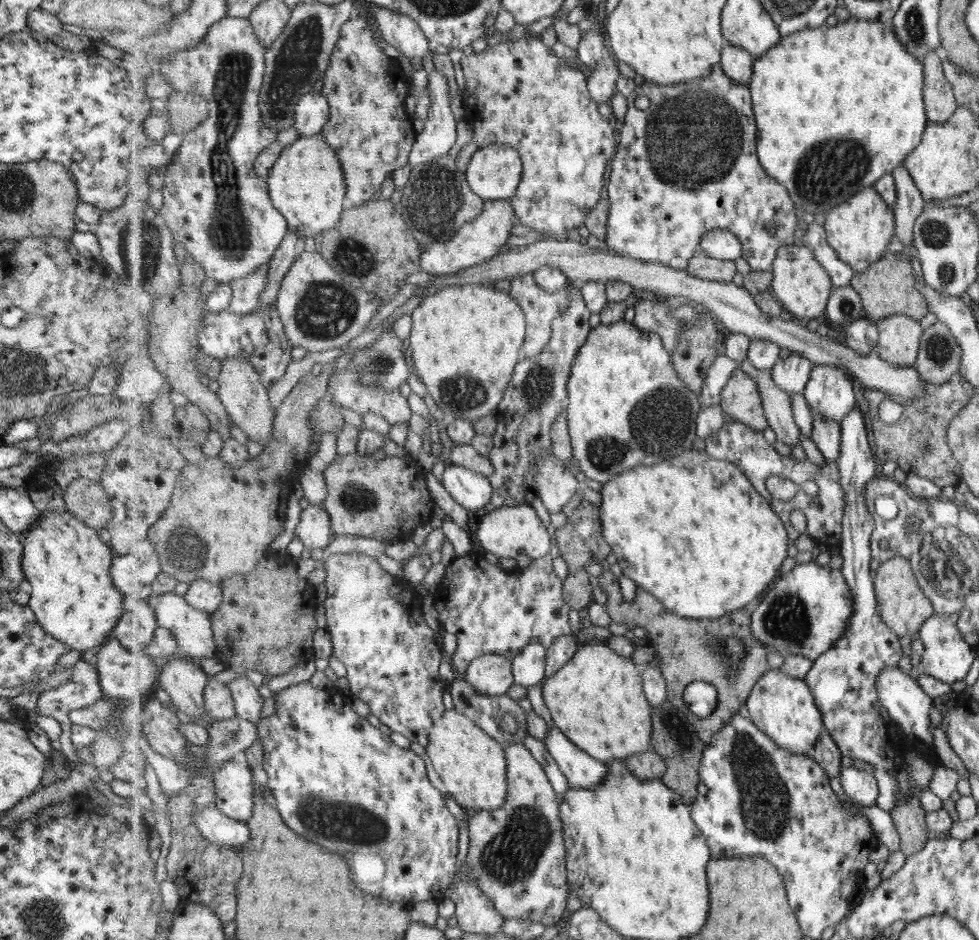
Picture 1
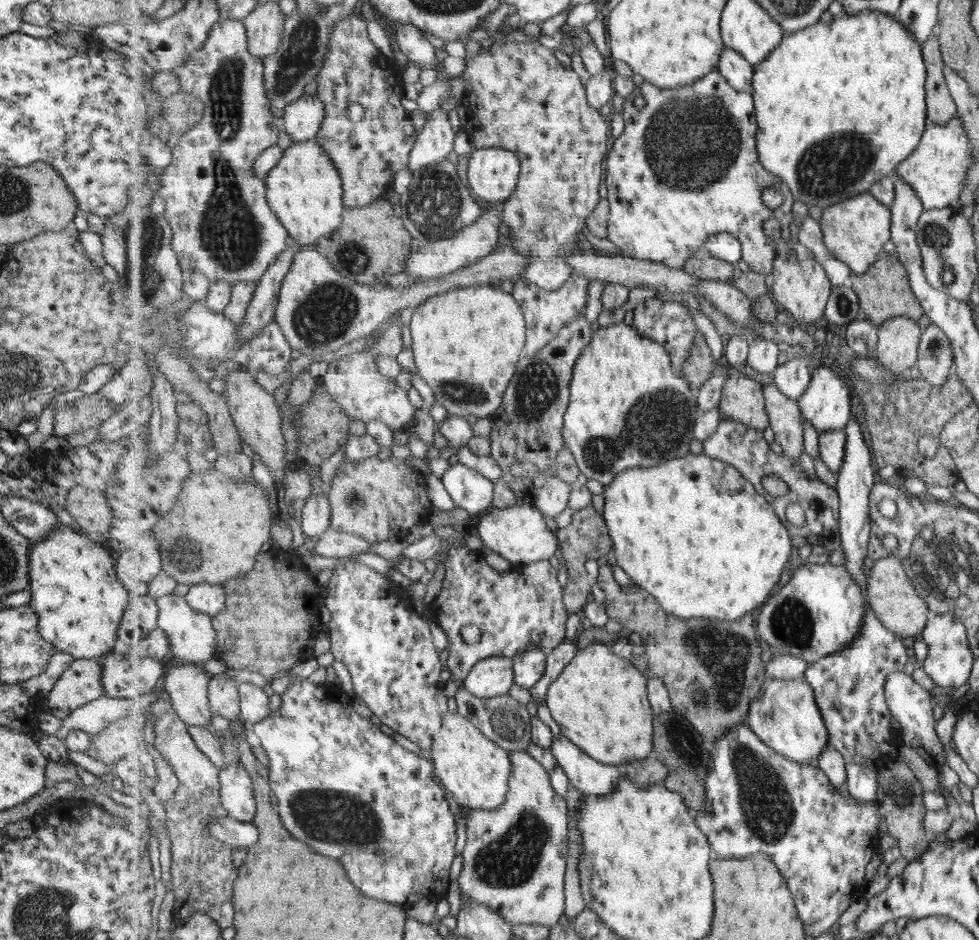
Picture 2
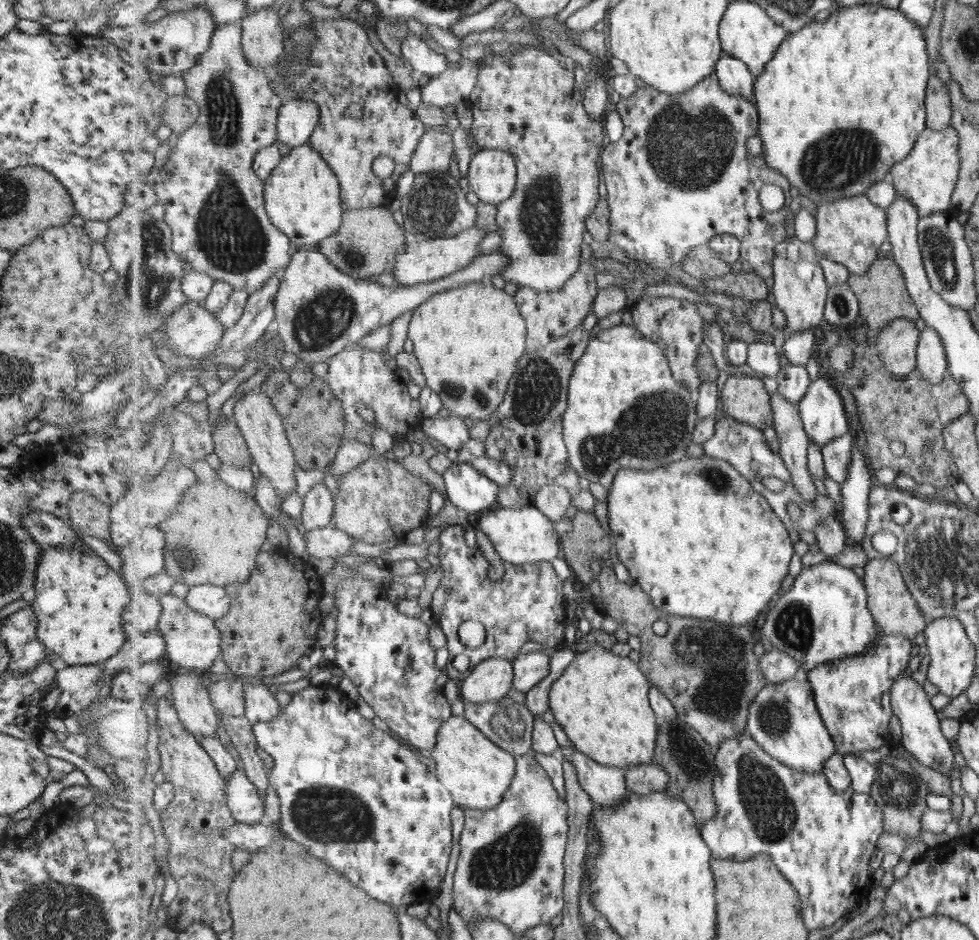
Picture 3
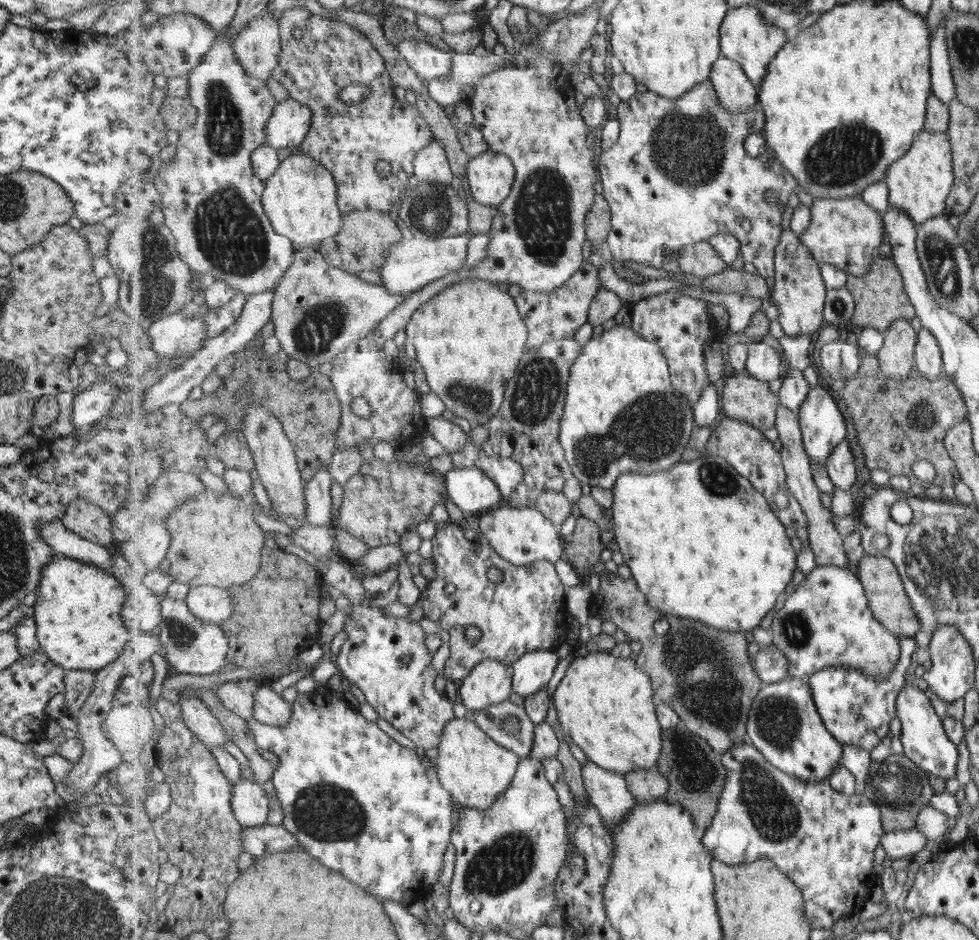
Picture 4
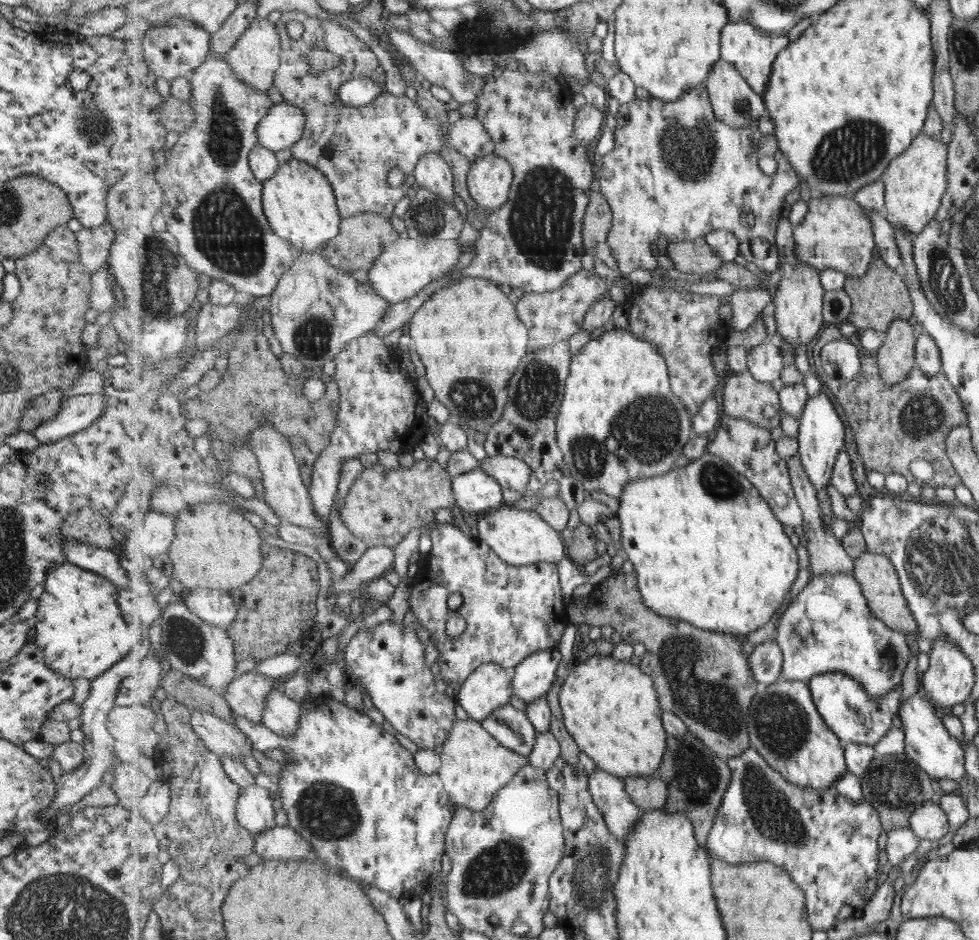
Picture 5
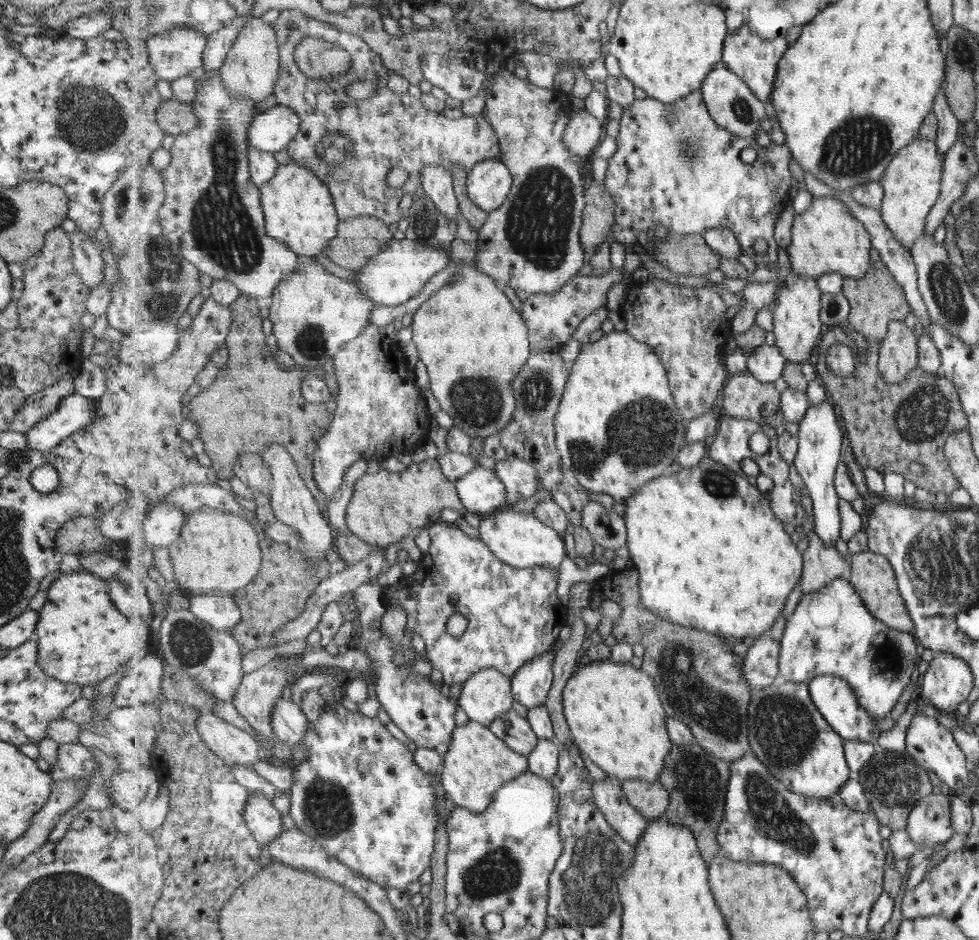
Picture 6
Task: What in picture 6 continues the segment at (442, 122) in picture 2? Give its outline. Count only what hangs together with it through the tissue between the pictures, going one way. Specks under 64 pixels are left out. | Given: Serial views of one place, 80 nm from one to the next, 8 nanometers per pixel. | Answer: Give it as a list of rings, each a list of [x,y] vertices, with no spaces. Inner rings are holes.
[[[429,163],[420,172],[422,189],[433,200],[437,208],[452,221],[456,221],[460,210],[460,202],[453,192],[453,176],[439,163]]]

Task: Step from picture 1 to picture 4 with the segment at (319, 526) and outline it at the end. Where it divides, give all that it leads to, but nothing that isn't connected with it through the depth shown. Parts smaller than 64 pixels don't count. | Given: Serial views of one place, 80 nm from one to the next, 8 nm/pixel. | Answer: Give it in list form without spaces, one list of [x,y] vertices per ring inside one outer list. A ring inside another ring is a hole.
[[[330,464],[324,466],[306,484],[307,521],[313,526],[326,526],[333,520],[333,498],[331,498],[331,484],[335,481],[328,471]]]

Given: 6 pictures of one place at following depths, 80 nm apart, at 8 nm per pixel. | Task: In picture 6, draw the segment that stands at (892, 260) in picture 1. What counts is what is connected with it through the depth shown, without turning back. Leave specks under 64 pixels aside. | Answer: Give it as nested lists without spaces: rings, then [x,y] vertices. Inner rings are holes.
[[[881,259],[870,265],[865,277],[855,279],[847,277],[843,292],[852,306],[847,326],[867,338],[883,341],[890,330],[890,322],[903,321],[913,311],[906,292]]]

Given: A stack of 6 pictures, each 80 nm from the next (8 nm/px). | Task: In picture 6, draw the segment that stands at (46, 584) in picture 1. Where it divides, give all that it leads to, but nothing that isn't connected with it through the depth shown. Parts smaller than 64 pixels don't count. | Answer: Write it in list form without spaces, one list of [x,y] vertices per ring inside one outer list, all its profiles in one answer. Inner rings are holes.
[[[89,572],[58,574],[45,591],[45,601],[38,610],[38,616],[33,632],[37,647],[37,664],[47,676],[64,683],[94,687],[107,675],[124,666],[127,660],[145,659],[155,650],[156,624],[125,618],[111,602],[106,582]]]

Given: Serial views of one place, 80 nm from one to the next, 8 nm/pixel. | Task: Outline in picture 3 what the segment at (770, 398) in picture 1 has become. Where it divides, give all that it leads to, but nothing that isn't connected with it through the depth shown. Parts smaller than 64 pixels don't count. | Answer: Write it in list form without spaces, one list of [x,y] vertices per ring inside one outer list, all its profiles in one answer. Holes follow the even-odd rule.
[[[778,390],[771,393],[774,407],[774,430],[779,453],[784,458],[784,464],[791,471],[791,484],[799,490],[803,500],[817,501],[817,488],[808,467],[809,436],[804,429],[799,406],[789,402]]]

